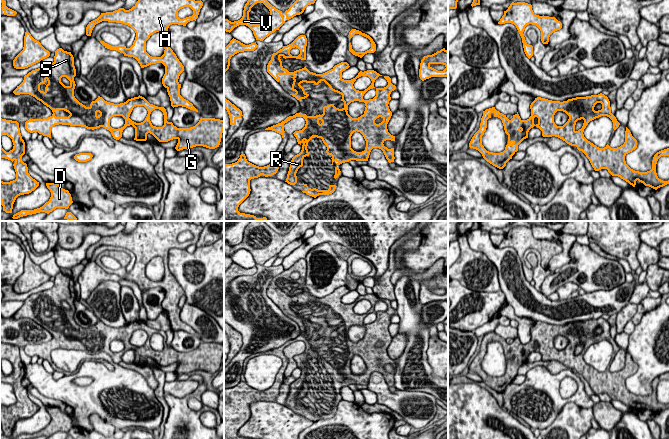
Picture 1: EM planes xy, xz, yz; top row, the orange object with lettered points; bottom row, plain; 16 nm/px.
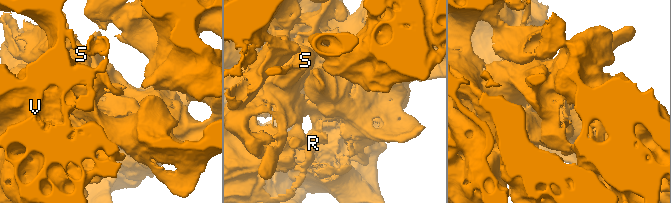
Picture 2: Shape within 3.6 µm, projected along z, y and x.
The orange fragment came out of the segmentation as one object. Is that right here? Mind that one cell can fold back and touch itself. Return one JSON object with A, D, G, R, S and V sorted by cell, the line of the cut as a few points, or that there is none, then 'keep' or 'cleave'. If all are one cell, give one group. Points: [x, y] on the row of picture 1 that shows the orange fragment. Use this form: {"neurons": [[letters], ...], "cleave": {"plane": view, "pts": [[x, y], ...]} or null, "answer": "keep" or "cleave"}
{"neurons": [["A", "D", "G", "R", "S", "V"]], "cleave": null, "answer": "keep"}

